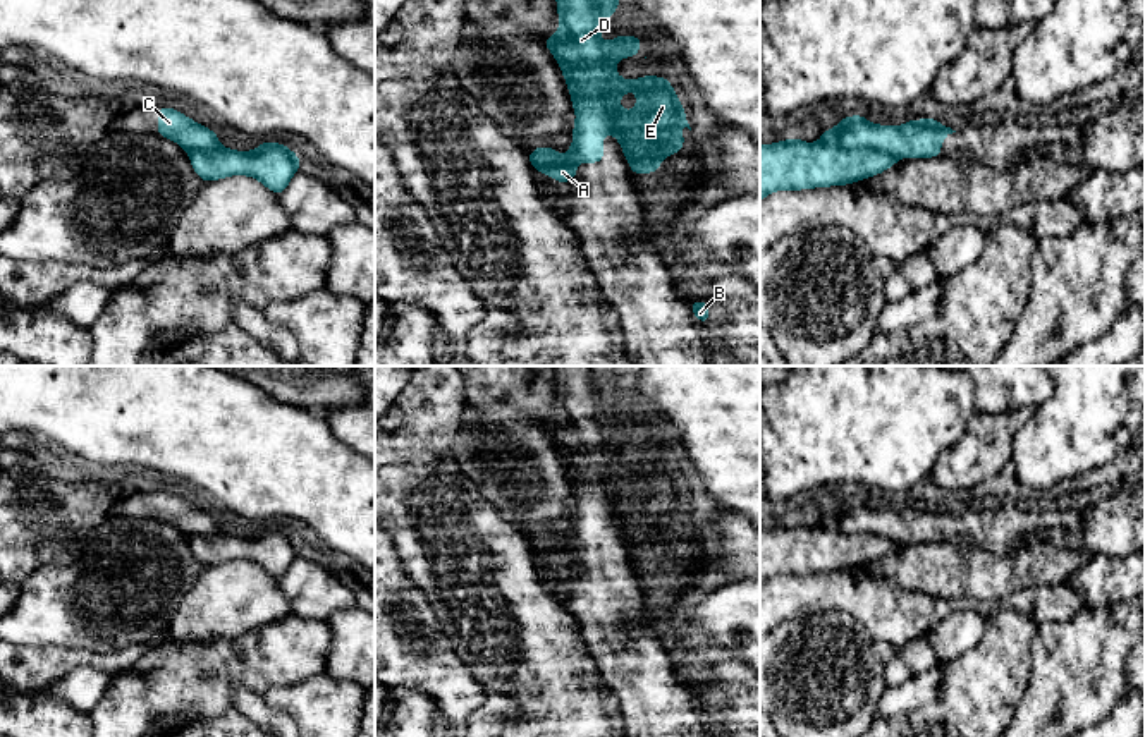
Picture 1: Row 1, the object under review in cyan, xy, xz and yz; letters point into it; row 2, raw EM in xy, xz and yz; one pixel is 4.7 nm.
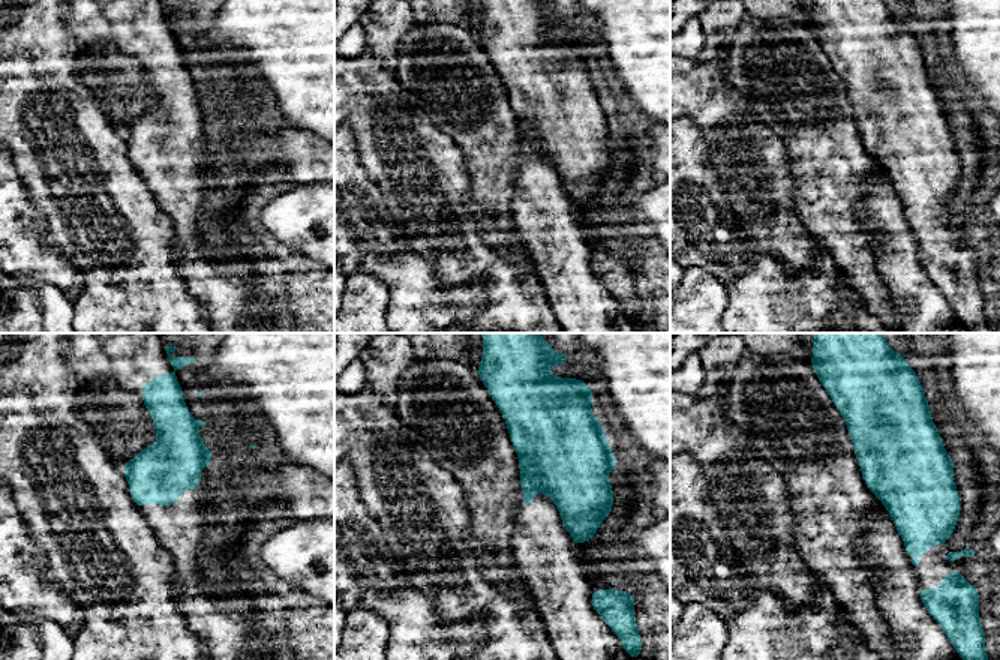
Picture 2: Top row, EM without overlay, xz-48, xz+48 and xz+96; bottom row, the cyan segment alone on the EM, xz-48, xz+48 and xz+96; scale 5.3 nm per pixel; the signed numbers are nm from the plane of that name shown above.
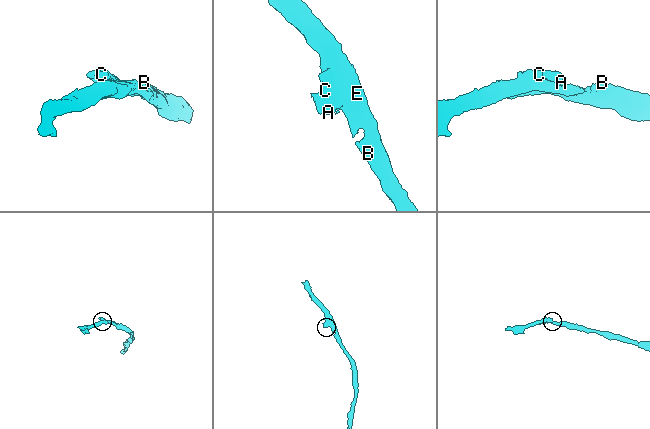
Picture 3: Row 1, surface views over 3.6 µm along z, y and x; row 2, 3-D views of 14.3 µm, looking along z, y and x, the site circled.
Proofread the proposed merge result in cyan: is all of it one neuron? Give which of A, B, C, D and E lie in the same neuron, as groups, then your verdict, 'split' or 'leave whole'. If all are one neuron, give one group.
A C / B D E | split

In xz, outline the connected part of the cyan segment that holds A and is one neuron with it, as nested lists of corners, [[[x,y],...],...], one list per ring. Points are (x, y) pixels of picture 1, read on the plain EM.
[[[557,414],[550,423],[542,428],[550,435],[557,448],[560,450],[562,462],[567,467],[569,481],[576,498],[572,510],[572,529],[562,543],[560,538],[548,531],[538,531],[528,538],[530,548],[535,557],[559,565],[560,569],[571,567],[576,558],[578,548],[600,548],[603,541],[603,519],[614,521],[610,502],[603,495],[602,488],[595,481],[581,481],[574,471],[574,455],[564,448],[557,440],[557,429],[566,424],[566,416]]]

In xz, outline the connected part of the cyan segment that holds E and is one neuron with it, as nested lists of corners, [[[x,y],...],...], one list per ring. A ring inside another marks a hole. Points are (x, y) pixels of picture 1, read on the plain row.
[[[552,366],[557,387],[557,402],[566,424],[557,429],[557,440],[574,455],[574,471],[581,481],[595,481],[610,502],[614,521],[631,551],[631,560],[660,557],[660,545],[683,536],[686,519],[679,512],[689,512],[686,496],[670,466],[660,460],[643,460],[633,466],[622,464],[614,450],[626,442],[638,438],[643,424],[629,419],[617,419],[614,426],[603,426],[598,417],[607,404],[617,397],[621,380],[605,366]],[[636,476],[636,491],[631,496],[621,493],[619,483]]]

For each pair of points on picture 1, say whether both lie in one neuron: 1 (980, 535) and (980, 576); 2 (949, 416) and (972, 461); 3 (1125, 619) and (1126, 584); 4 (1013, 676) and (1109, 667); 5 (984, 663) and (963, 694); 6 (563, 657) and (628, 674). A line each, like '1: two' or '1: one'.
1: two
2: two
3: two
4: two
5: one
6: two

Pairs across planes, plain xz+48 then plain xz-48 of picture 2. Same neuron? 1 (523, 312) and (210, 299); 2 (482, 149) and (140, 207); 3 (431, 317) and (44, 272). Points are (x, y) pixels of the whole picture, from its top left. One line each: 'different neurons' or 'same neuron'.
1: different neurons
2: different neurons
3: same neuron

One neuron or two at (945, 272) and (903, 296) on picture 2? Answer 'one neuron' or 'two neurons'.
two neurons

